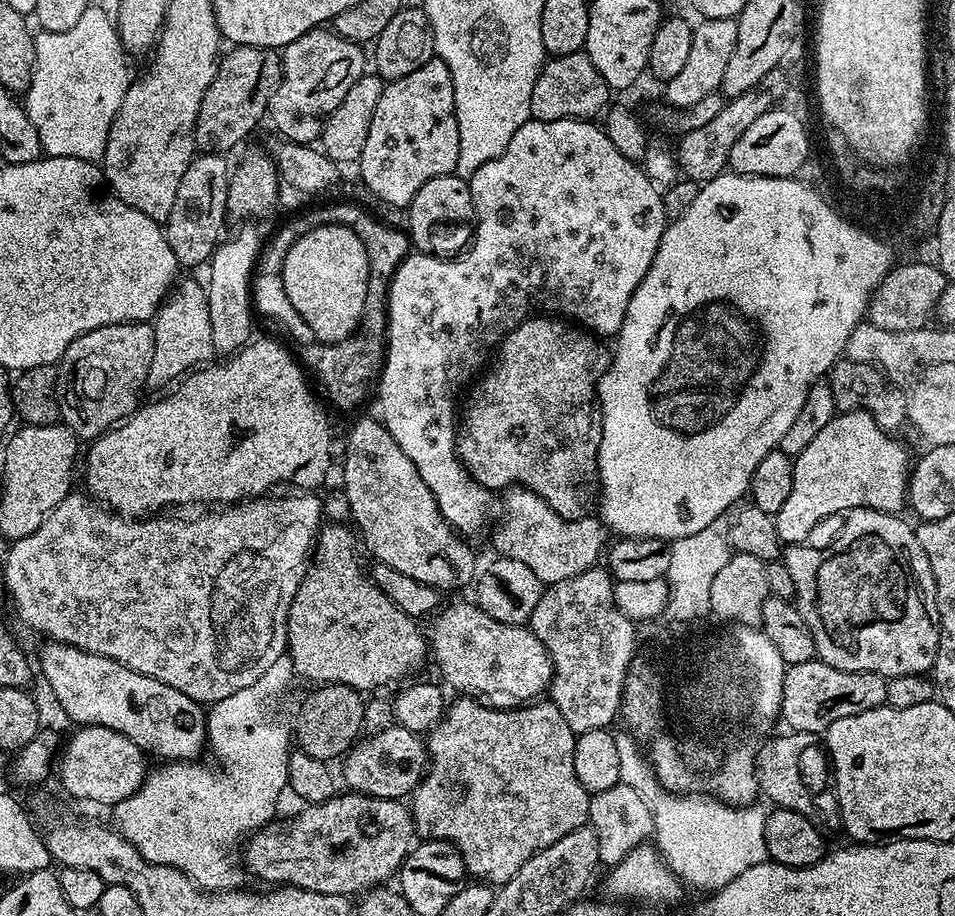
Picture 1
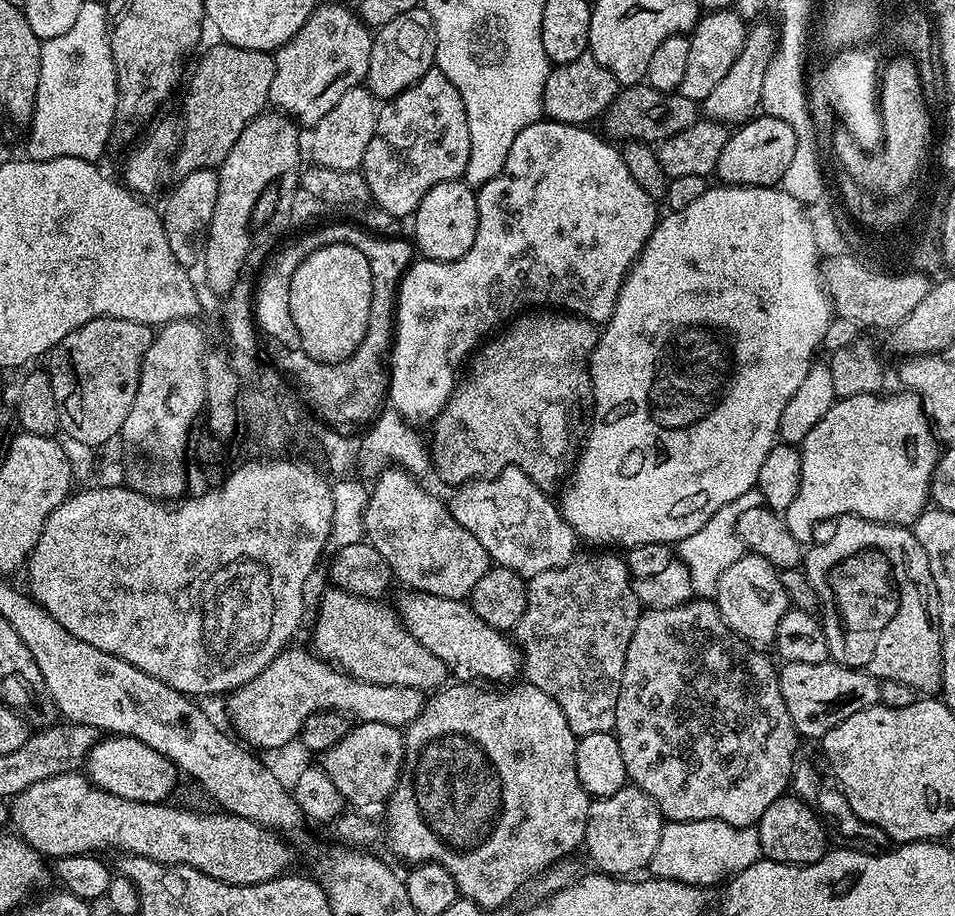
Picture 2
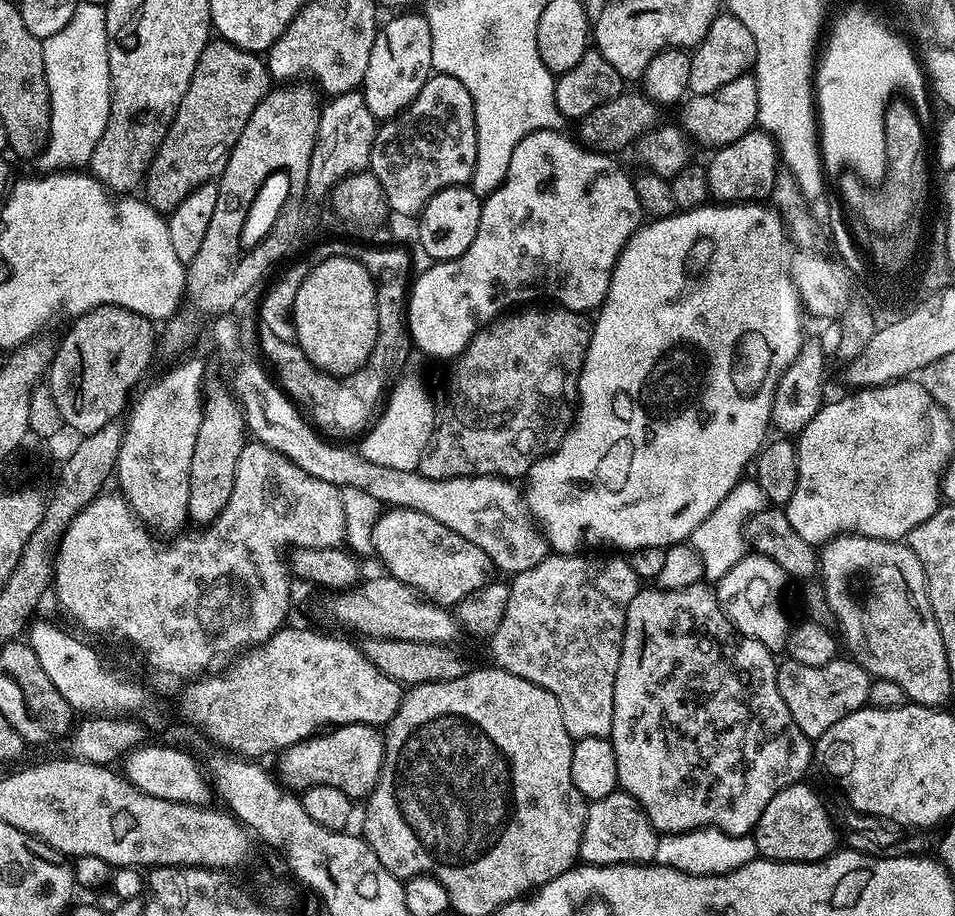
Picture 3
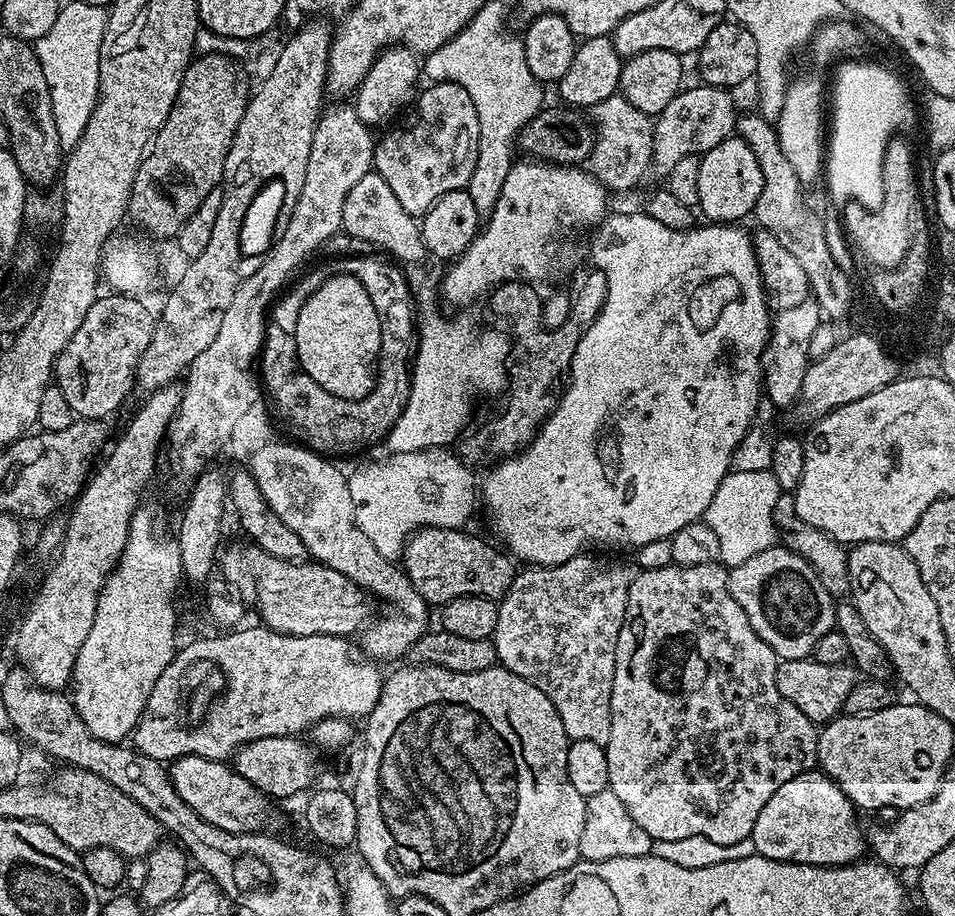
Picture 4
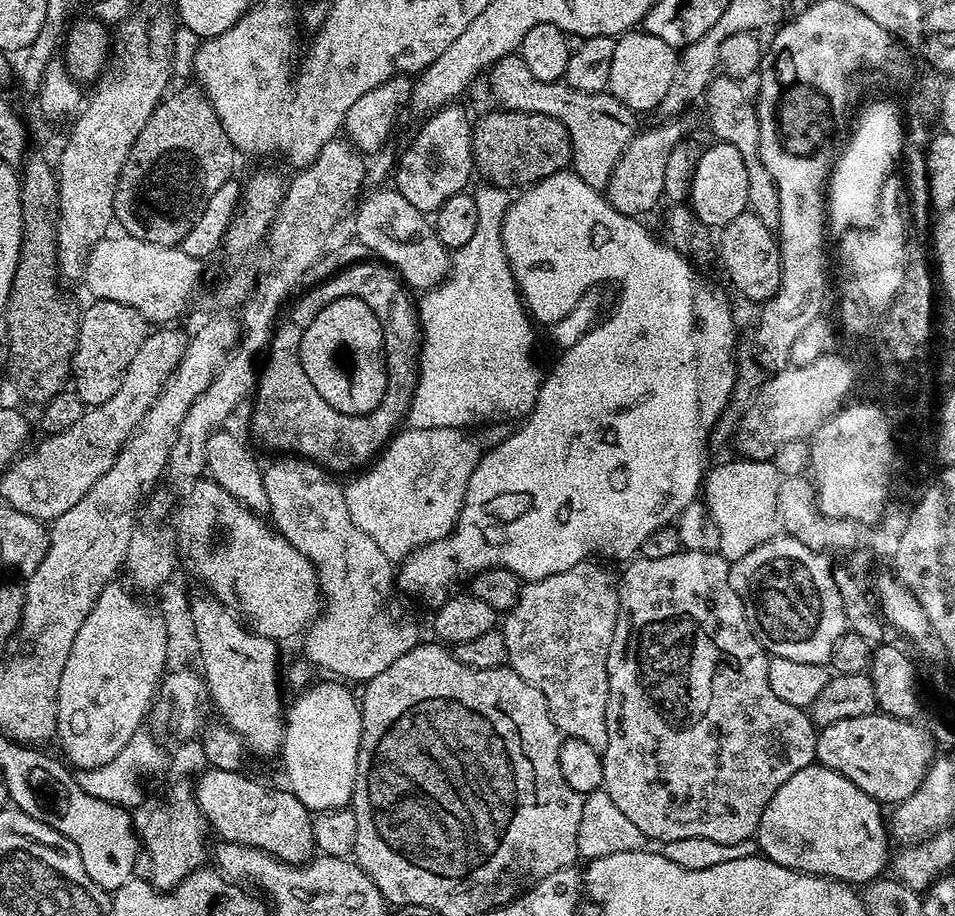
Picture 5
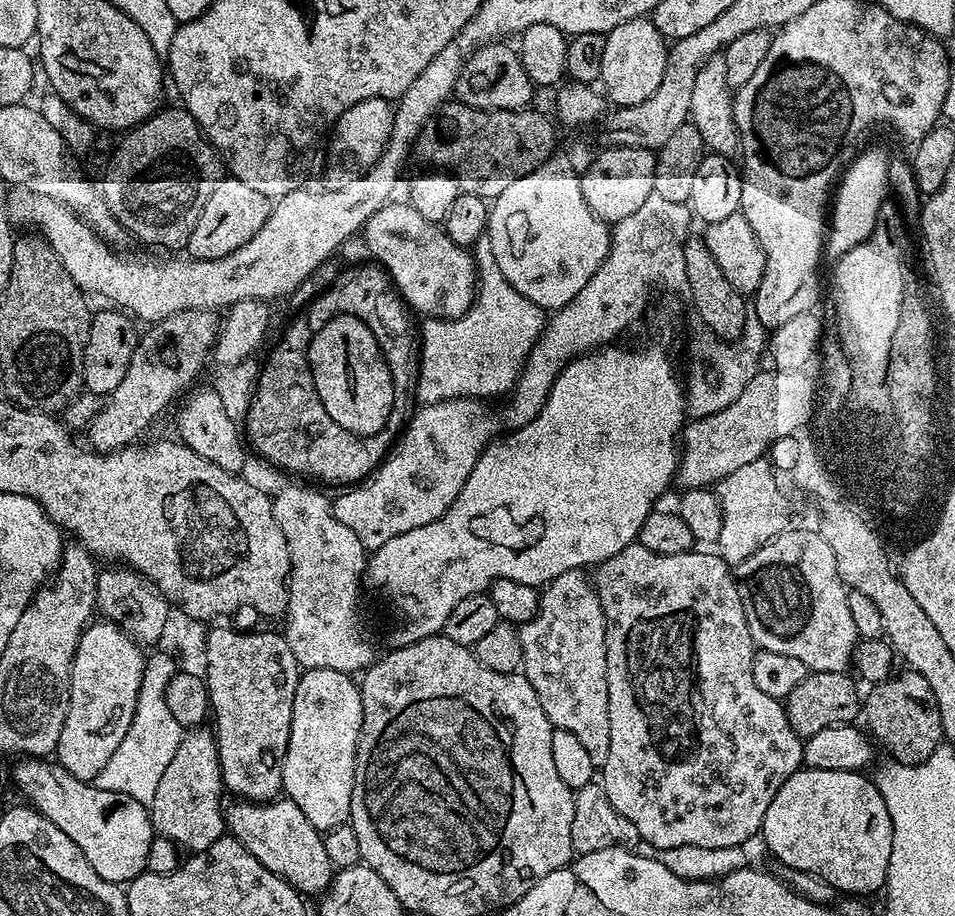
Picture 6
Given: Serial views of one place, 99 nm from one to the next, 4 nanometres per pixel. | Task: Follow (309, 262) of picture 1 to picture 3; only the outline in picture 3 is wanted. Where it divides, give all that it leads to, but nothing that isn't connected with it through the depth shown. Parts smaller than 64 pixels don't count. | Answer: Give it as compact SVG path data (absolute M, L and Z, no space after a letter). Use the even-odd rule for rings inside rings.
M348 256L326 258L318 266L314 266L304 276L302 286L298 286L298 294L292 307L292 325L296 328L295 343L310 358L310 362L329 376L349 376L352 372L363 368L367 360L372 359L374 342L378 338L378 306L376 305L376 283L364 266Z

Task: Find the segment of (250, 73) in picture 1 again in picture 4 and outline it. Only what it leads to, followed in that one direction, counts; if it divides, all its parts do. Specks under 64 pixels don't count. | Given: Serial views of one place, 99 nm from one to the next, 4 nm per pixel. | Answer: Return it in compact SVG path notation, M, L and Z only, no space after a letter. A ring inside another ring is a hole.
M211 53L208 56L197 55L188 65L182 78L182 86L178 90L178 98L158 134L152 139L152 146L144 153L144 160L134 174L134 186L128 199L128 216L140 228L149 232L147 235L168 236L175 238L180 228L202 206L202 198L210 194L210 190L221 187L224 178L224 163L230 150L230 142L234 142L234 134L238 130L238 122L242 122L242 114L248 105L250 87L240 73L241 65L231 56L222 53Z

